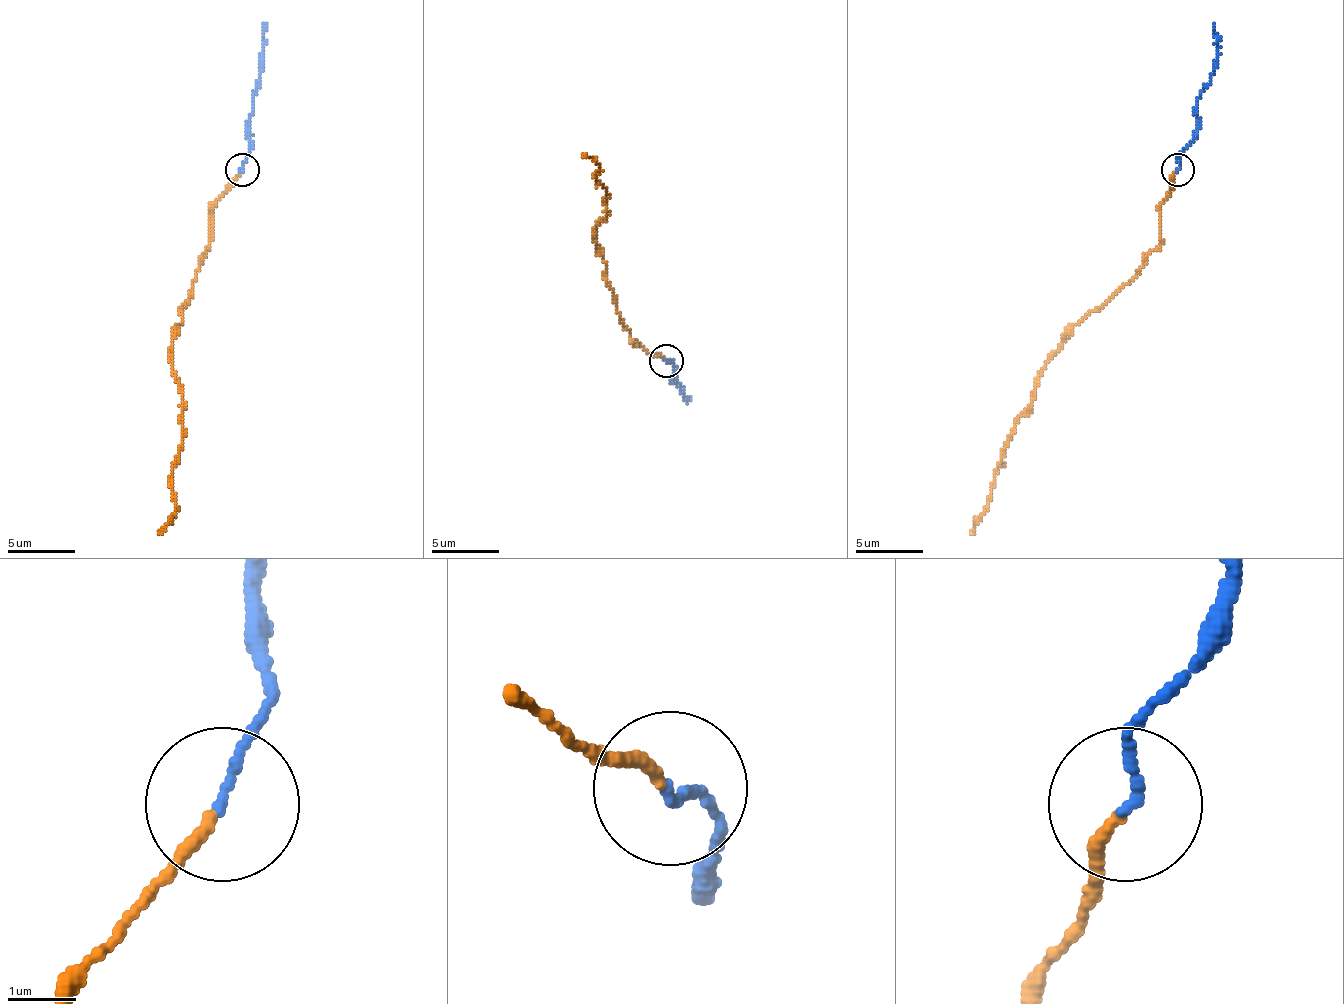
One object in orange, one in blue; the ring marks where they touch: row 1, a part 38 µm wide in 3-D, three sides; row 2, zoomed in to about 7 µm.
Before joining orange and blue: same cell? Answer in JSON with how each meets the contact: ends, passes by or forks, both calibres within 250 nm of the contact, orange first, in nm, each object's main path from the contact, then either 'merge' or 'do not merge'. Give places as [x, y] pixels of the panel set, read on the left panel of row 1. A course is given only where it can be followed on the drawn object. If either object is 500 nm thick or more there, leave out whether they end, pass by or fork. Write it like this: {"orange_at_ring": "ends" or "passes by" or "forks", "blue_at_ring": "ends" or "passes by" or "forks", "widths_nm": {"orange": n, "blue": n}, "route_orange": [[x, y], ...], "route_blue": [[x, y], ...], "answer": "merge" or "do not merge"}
{"orange_at_ring": "ends", "blue_at_ring": "ends", "widths_nm": {"orange": 180, "blue": 130}, "route_orange": [[239, 172], [216, 202], [209, 243], [172, 341], [182, 398], [182, 442], [172, 469], [175, 510], [158, 534]], "route_blue": [[243, 169], [250, 152], [253, 98], [263, 57], [266, 23]], "answer": "merge"}

